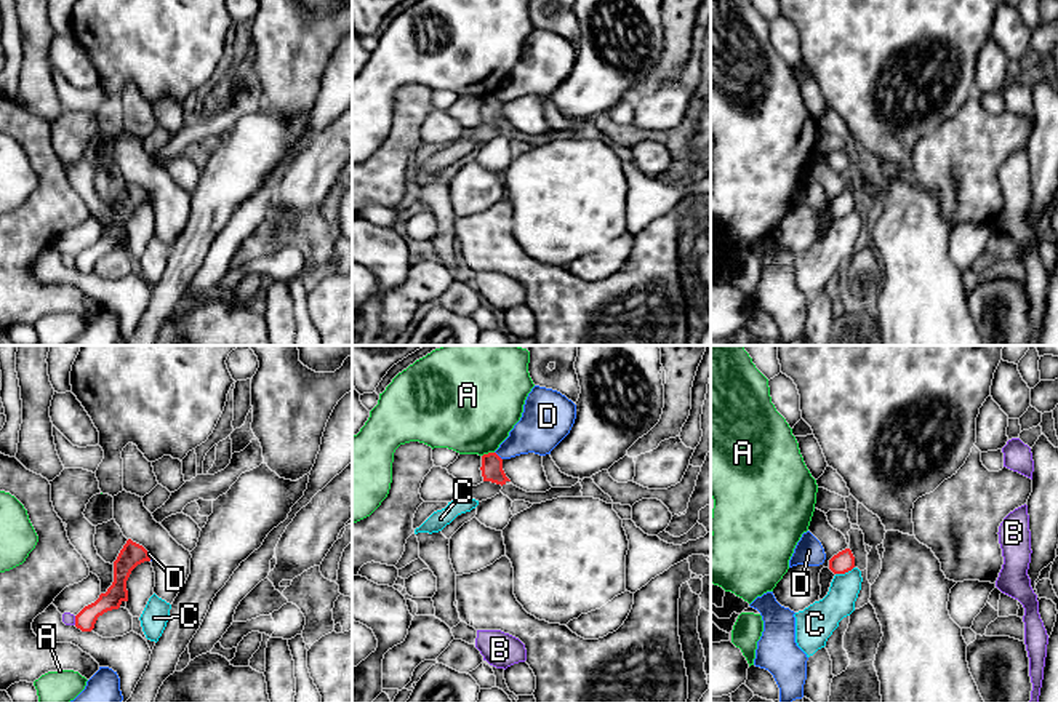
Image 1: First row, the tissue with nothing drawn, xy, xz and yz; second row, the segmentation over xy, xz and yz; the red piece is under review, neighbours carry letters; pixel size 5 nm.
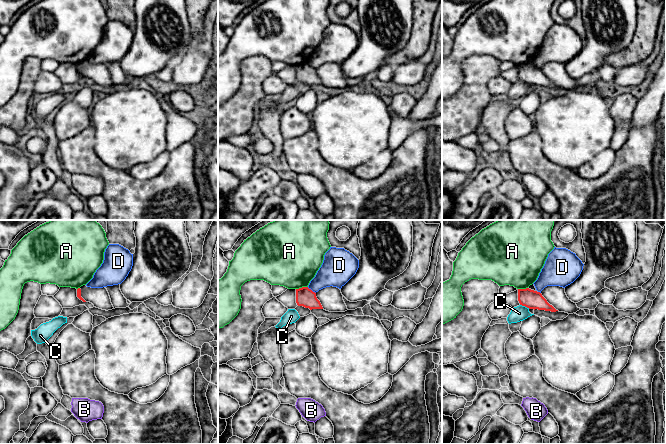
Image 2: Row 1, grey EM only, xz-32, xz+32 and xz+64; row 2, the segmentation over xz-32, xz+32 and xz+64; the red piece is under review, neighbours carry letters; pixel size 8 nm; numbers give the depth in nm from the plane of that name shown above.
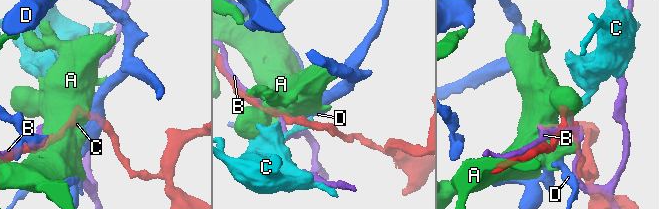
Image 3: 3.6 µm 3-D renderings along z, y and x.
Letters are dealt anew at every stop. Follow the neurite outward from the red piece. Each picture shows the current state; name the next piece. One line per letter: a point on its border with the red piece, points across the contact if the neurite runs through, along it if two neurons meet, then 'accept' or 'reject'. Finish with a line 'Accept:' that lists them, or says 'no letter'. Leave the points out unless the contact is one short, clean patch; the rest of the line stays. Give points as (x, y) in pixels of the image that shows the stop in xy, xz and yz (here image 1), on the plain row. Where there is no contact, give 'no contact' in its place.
A: contact xz (488, 95); reject
B: contact xy (76, 263); reject
C: contact yz (844, 215); border yz (853, 208), (836, 216); reject
D: contact xz (498, 98); border xz (495, 93), (501, 101); reject
Accept: no letter

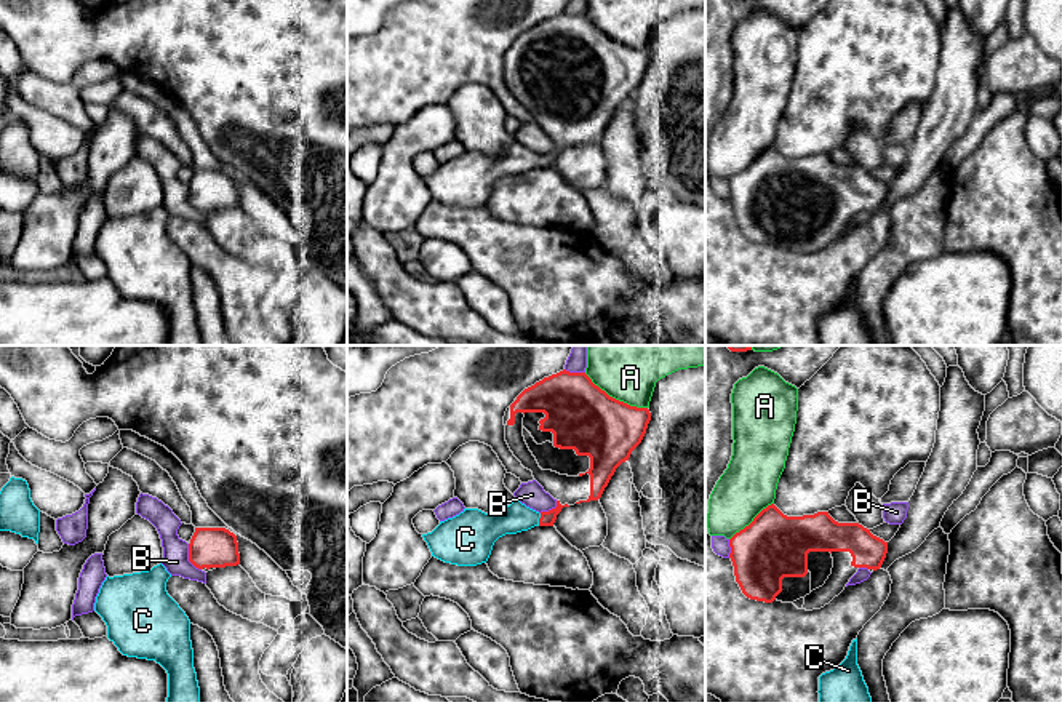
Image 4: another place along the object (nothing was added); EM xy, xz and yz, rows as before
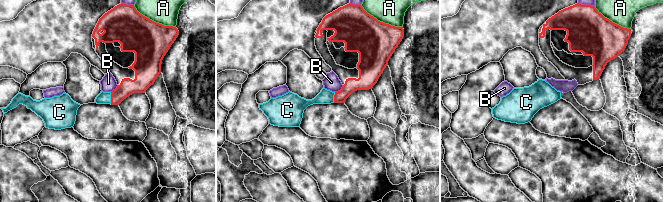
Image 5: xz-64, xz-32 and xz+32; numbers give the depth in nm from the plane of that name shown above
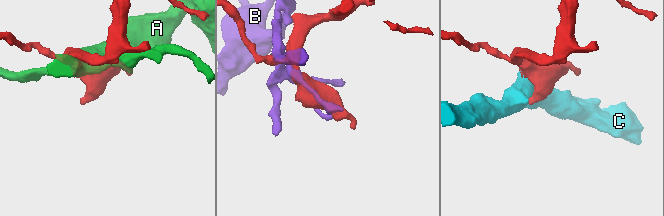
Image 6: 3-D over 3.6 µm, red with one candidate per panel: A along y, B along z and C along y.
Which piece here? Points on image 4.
A: contact xz (614, 40); reject
B: contact xy (189, 200); reject
C: contact xz (539, 162); way xz (547, 160), (539, 162), (517, 159); accept
Accept: C

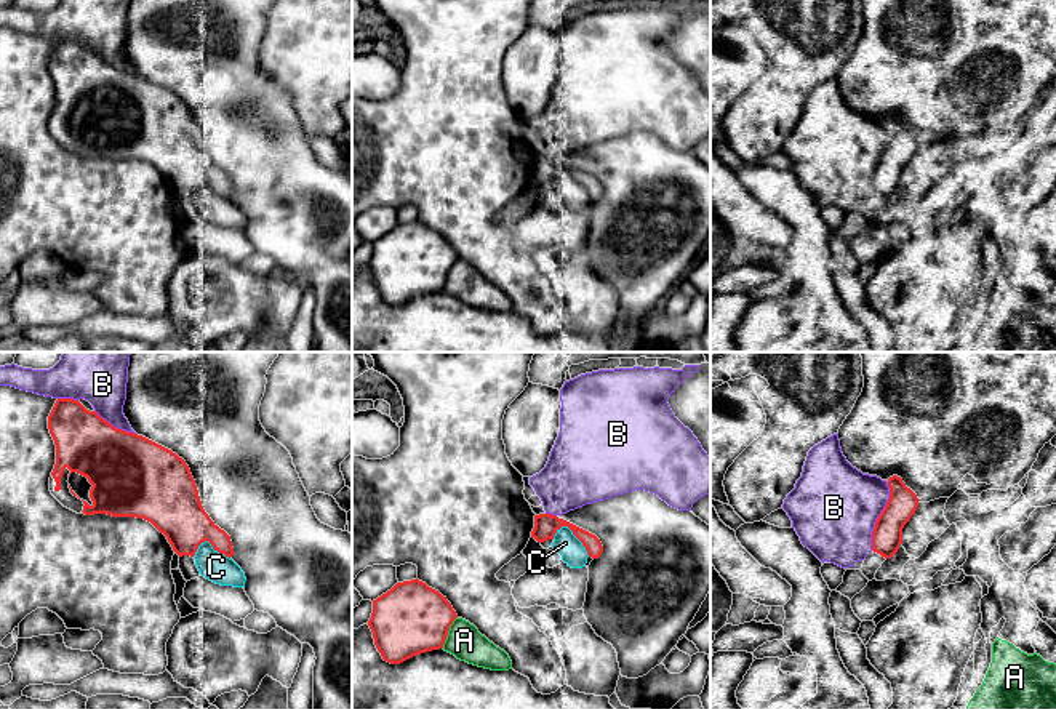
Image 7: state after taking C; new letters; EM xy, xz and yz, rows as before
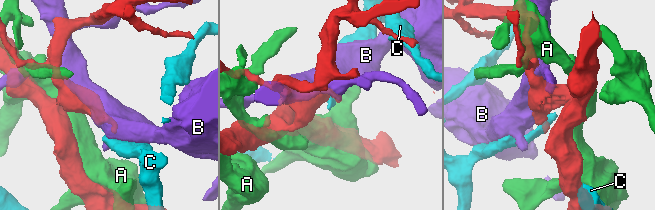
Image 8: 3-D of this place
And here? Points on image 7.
A: contact xz (447, 274); reject
B: contact yz (879, 157); reject
C: contact xz (575, 176); reject
Accept: no letter

